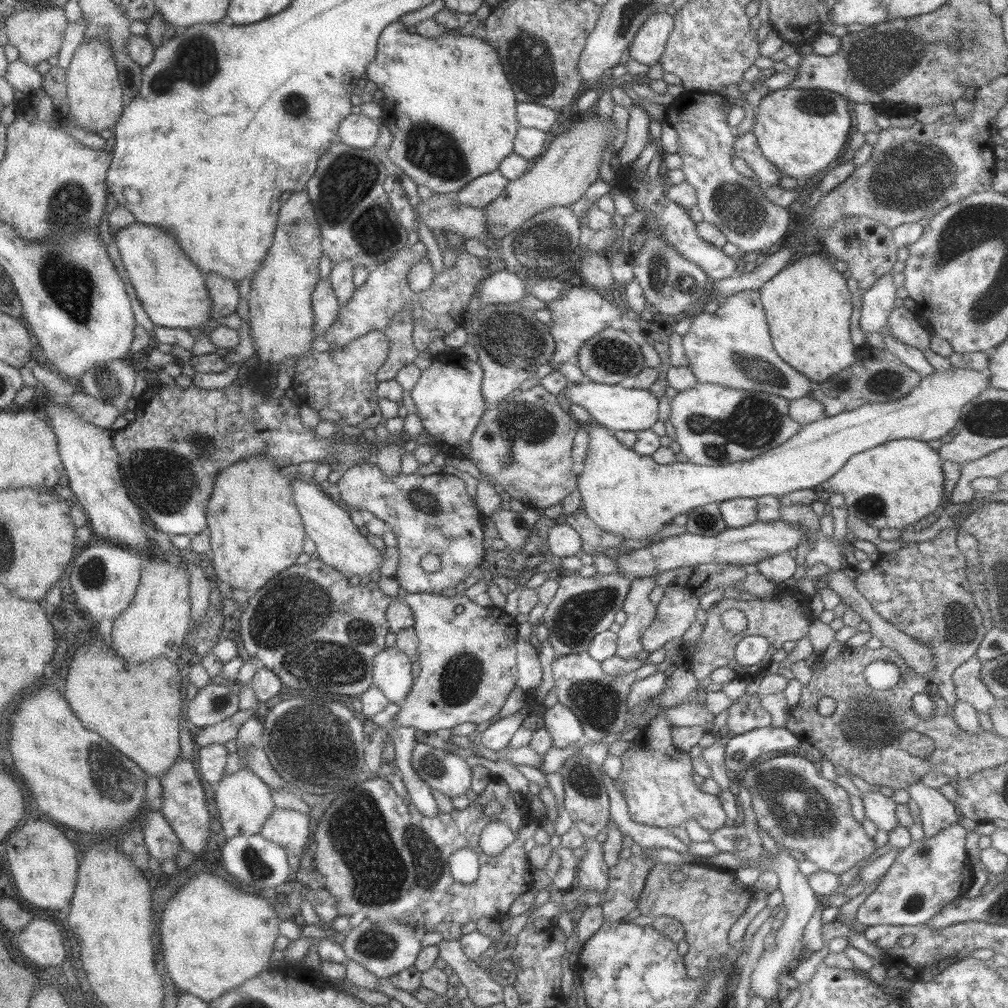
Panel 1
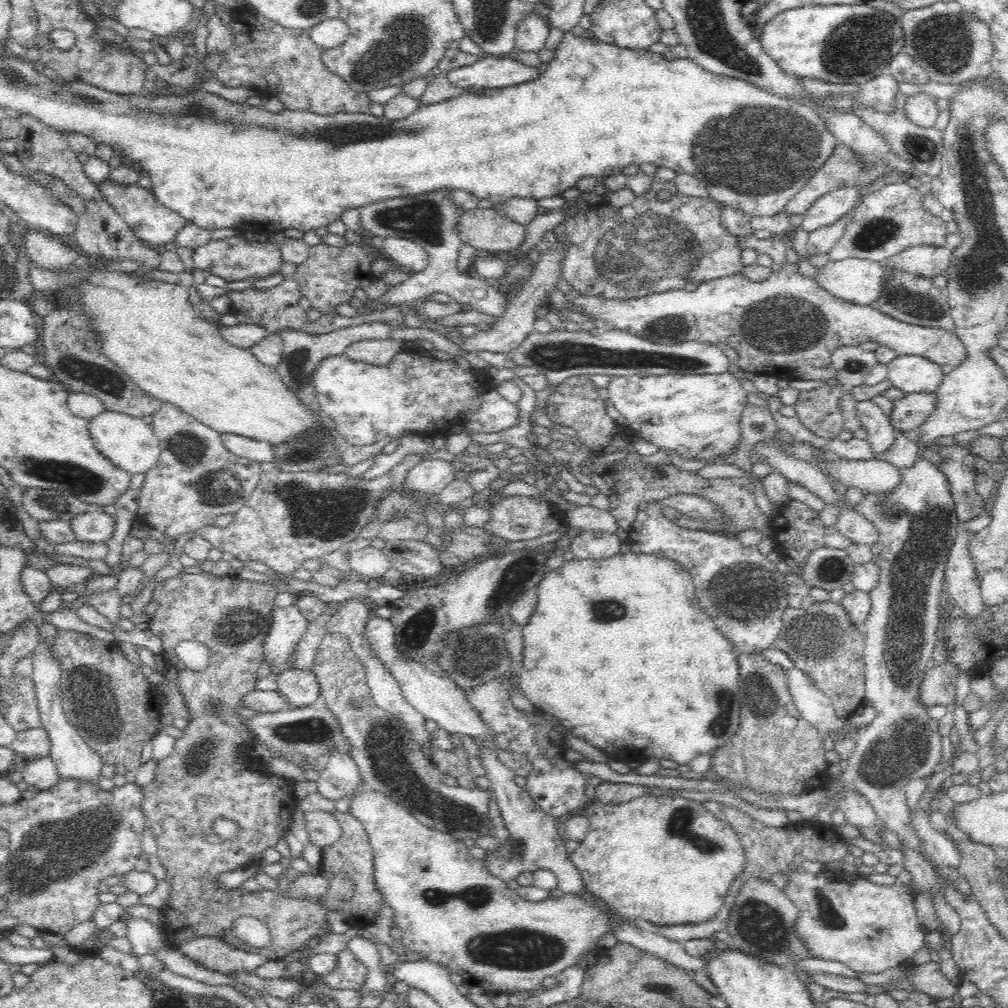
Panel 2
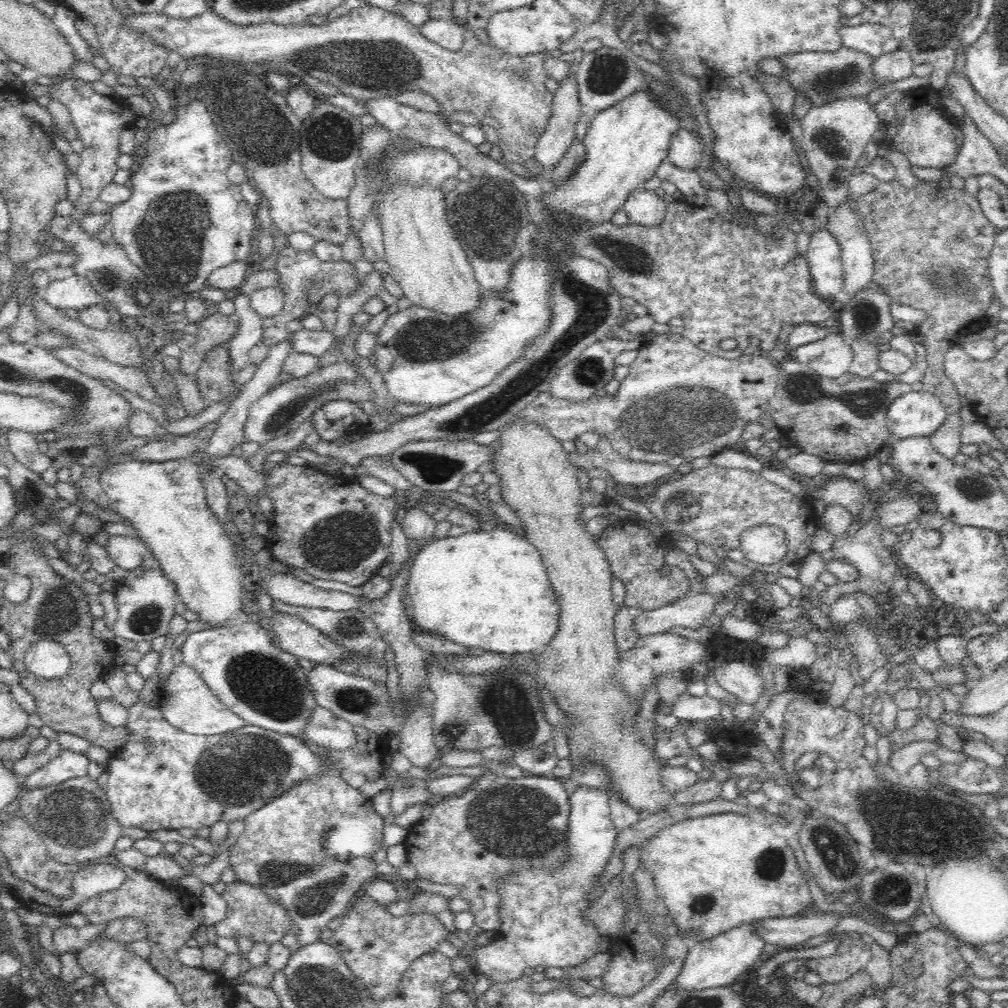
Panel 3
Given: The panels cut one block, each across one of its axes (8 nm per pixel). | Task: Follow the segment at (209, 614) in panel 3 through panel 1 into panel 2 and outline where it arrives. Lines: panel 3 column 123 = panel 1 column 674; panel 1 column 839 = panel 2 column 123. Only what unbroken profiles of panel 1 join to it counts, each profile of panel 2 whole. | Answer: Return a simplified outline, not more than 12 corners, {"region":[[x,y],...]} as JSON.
{"region":[[104,410],[89,420],[96,451],[140,475],[162,452],[141,418]]}

